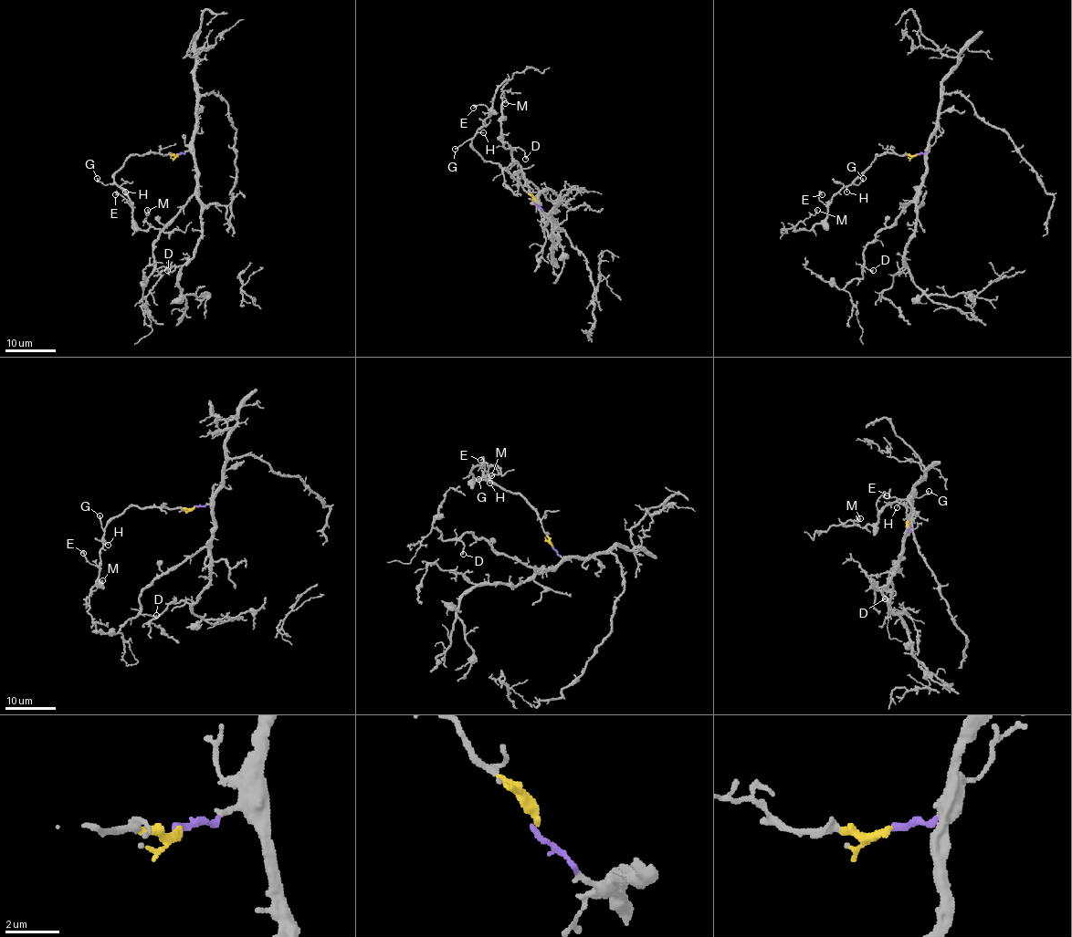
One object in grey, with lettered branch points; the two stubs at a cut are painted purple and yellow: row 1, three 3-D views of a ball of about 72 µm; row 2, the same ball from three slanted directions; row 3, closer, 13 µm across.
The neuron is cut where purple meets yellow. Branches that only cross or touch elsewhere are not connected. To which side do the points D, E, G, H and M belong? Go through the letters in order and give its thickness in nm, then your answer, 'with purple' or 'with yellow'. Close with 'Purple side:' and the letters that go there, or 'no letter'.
D: calibre 180 nm; with purple
E: calibre 190 nm; with yellow
G: calibre 160 nm; with yellow
H: calibre 80 nm; with yellow
M: calibre 130 nm; with yellow
Purple side: D

